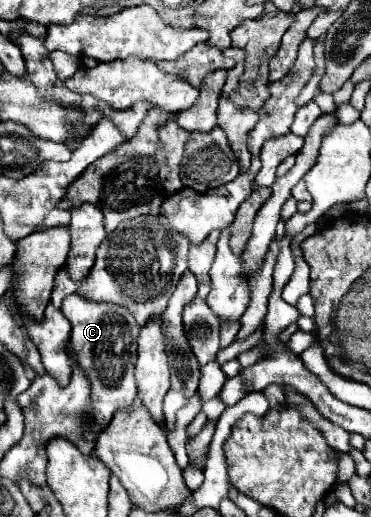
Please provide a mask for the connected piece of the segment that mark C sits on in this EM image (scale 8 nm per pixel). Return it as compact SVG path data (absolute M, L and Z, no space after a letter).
M70 295L62 303L62 313L72 323L70 351L76 355L78 365L92 385L92 417L96 425L106 429L118 411L132 407L136 399L134 363L136 363L136 339L140 325L132 319L132 313L112 303L92 303L80 295Z

